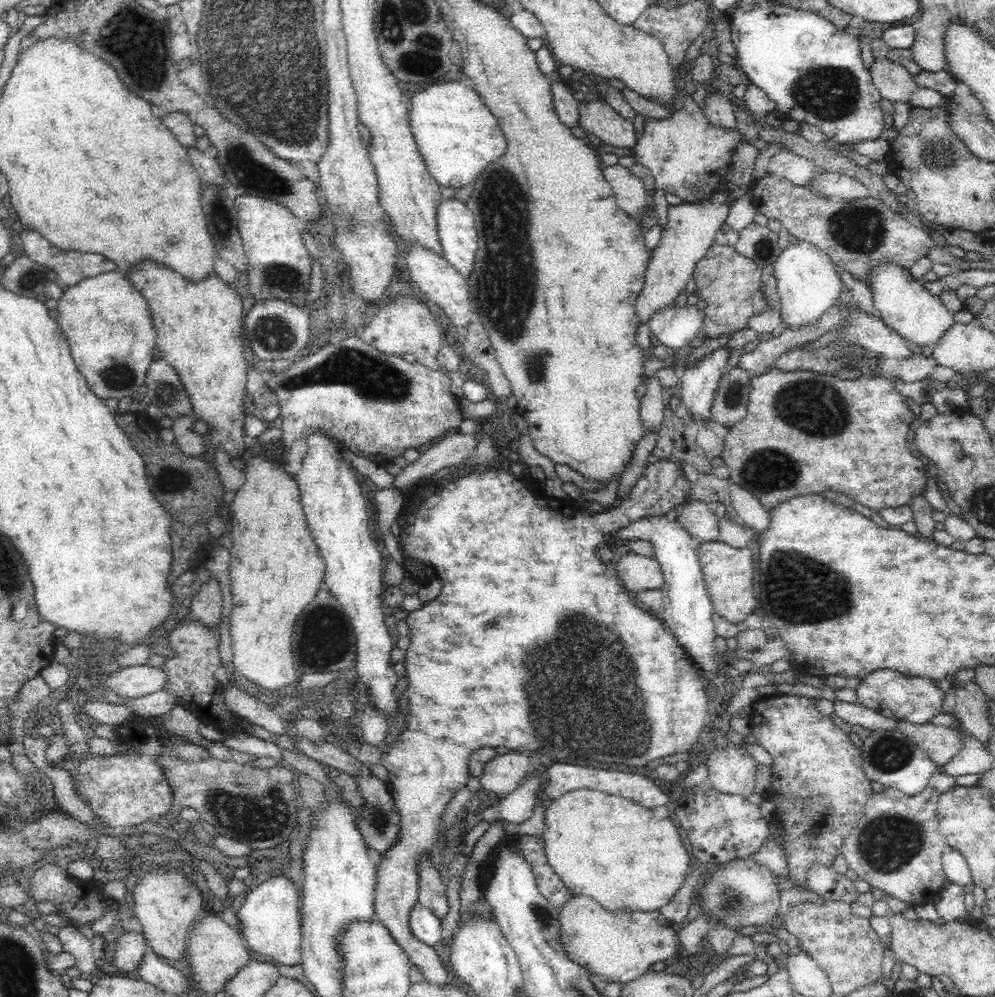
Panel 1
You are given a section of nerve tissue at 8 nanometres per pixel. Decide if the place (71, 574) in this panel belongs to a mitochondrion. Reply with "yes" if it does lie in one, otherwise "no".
no

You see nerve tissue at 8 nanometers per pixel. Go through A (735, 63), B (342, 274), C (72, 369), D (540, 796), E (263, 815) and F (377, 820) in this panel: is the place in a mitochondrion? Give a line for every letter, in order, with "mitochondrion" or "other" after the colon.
A: other
B: other
C: other
D: other
E: mitochondrion
F: mitochondrion

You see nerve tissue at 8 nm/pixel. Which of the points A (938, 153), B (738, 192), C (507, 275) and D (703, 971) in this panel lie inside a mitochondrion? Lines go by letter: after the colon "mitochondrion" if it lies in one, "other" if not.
A: mitochondrion
B: other
C: mitochondrion
D: other

